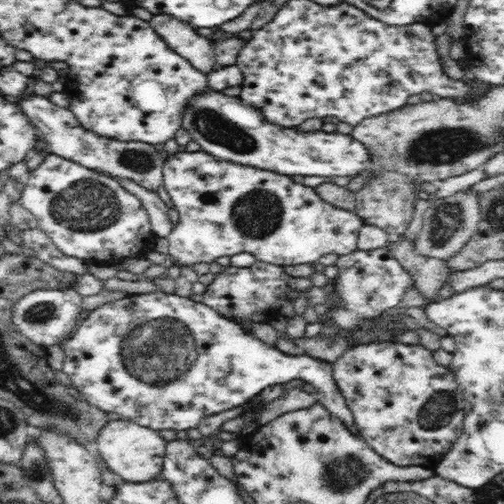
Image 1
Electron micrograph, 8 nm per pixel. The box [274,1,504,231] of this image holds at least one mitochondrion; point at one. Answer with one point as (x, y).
(442, 146)

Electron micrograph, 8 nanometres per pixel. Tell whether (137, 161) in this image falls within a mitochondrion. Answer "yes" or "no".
yes

